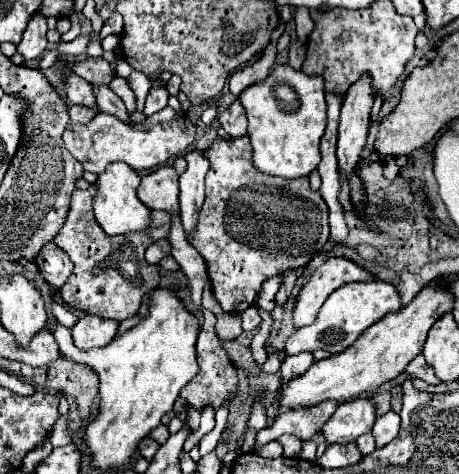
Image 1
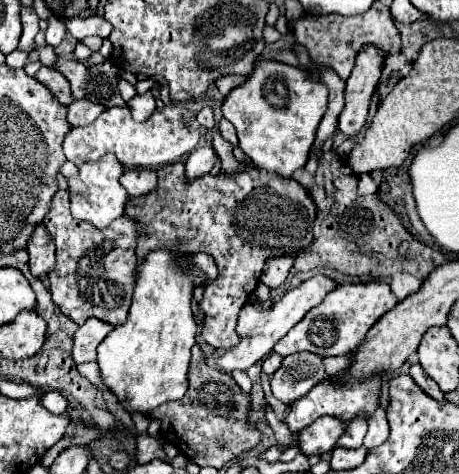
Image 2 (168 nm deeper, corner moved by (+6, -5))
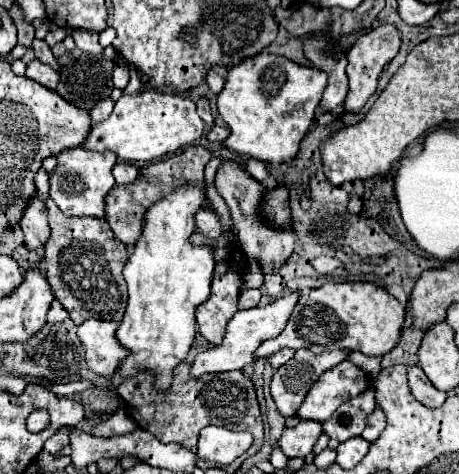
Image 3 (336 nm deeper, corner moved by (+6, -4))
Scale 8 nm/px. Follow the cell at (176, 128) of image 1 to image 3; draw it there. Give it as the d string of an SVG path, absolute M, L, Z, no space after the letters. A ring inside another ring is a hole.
M144 90L140 96L122 96L110 118L92 126L80 148L84 150L112 150L120 162L152 162L180 148L194 144L204 134L204 122L196 112L196 104L184 96Z

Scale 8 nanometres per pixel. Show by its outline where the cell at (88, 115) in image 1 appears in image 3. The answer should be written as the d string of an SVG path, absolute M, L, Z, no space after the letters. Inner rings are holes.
M108 98L108 100L100 100L100 102L98 102L90 112L88 112L92 124L98 124L98 122L106 120L106 118L110 116L112 108L114 108L114 100L112 100L112 98Z

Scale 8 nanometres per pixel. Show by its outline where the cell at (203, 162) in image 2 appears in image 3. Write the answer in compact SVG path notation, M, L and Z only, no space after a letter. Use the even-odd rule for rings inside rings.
M262 52L258 56L244 60L242 64L238 64L228 72L226 86L218 94L218 112L230 128L230 136L222 146L232 152L240 152L250 158L276 164L276 166L290 162L298 154L300 142L308 134L316 118L316 108L322 100L326 86L328 86L328 76L324 72L320 72L318 68L306 68L306 66L294 64L284 56Z

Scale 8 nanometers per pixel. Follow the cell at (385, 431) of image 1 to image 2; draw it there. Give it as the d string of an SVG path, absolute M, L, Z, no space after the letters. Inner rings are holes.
M376 409L372 419L368 419L368 433L364 437L364 447L372 449L372 447L382 445L388 439L388 433L390 433L390 425L386 419L386 411Z

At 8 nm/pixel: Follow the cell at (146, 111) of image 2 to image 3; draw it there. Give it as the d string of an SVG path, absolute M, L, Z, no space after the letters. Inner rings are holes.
M130 70L130 82L128 82L128 86L124 88L124 94L128 94L128 96L138 96L138 94L142 92L142 82L140 82L140 78L142 78L140 72Z

